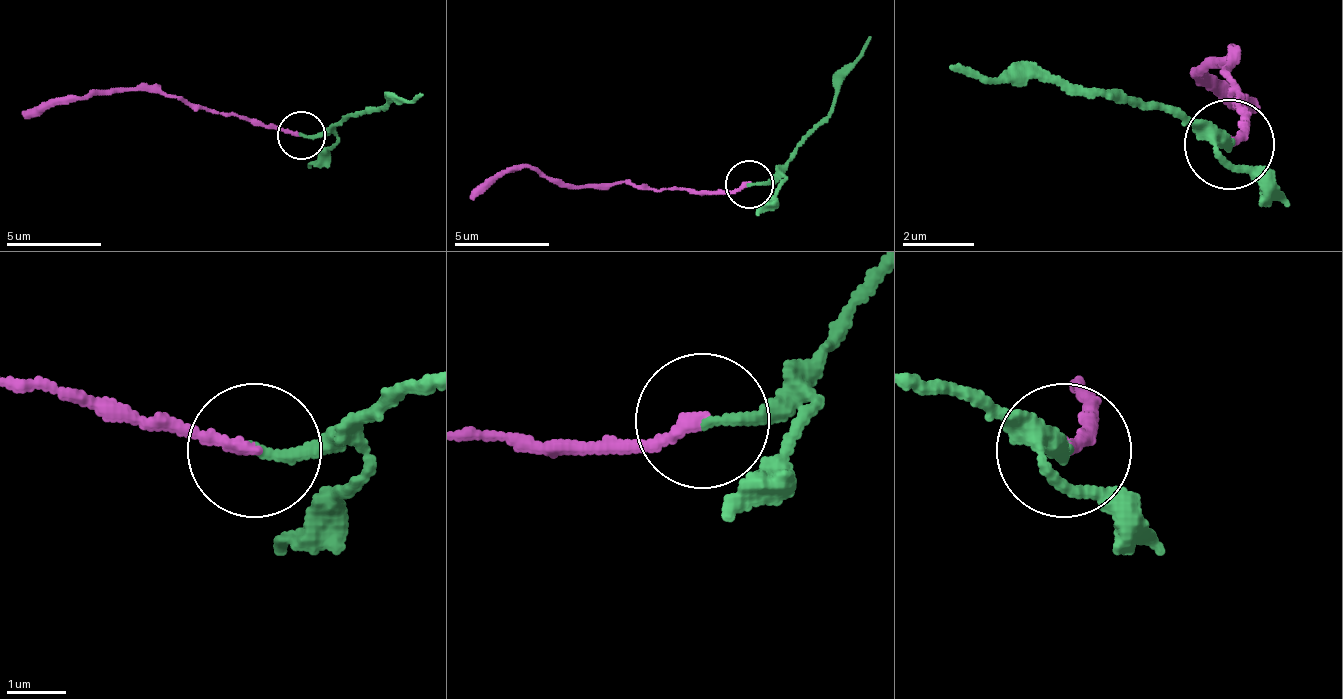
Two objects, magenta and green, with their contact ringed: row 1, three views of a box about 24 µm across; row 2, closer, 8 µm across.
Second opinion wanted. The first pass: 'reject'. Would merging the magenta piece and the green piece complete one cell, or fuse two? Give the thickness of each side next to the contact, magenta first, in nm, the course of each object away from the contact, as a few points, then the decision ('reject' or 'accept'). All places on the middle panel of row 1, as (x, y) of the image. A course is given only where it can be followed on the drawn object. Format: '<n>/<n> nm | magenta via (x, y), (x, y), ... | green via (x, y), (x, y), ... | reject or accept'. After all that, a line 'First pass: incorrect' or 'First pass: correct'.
220/200 nm | magenta via (750, 185), (641, 190), (603, 185), (555, 185), (526, 166), (507, 166), (469, 199) | green via (750, 185), (774, 171), (831, 109), (841, 71), (869, 37) | accept
First pass: incorrect

